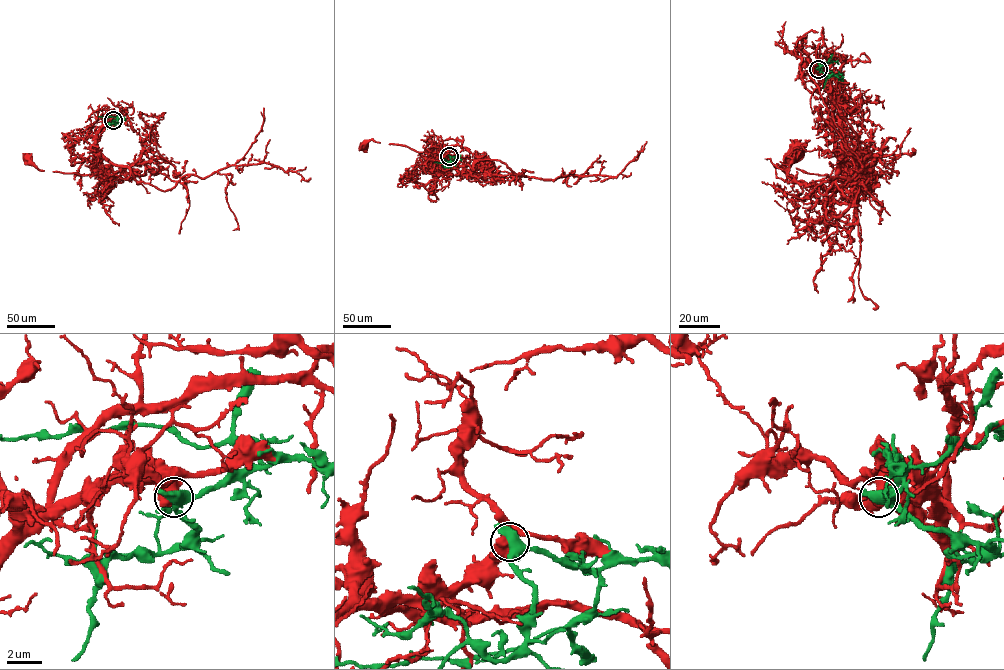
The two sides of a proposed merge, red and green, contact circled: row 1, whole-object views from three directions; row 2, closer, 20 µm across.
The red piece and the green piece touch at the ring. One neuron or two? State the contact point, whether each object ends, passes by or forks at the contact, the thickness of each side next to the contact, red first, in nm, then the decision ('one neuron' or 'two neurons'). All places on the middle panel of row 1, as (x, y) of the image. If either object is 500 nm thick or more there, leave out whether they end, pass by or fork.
place (449, 156); calibres 950 and 480 nm; two neurons

